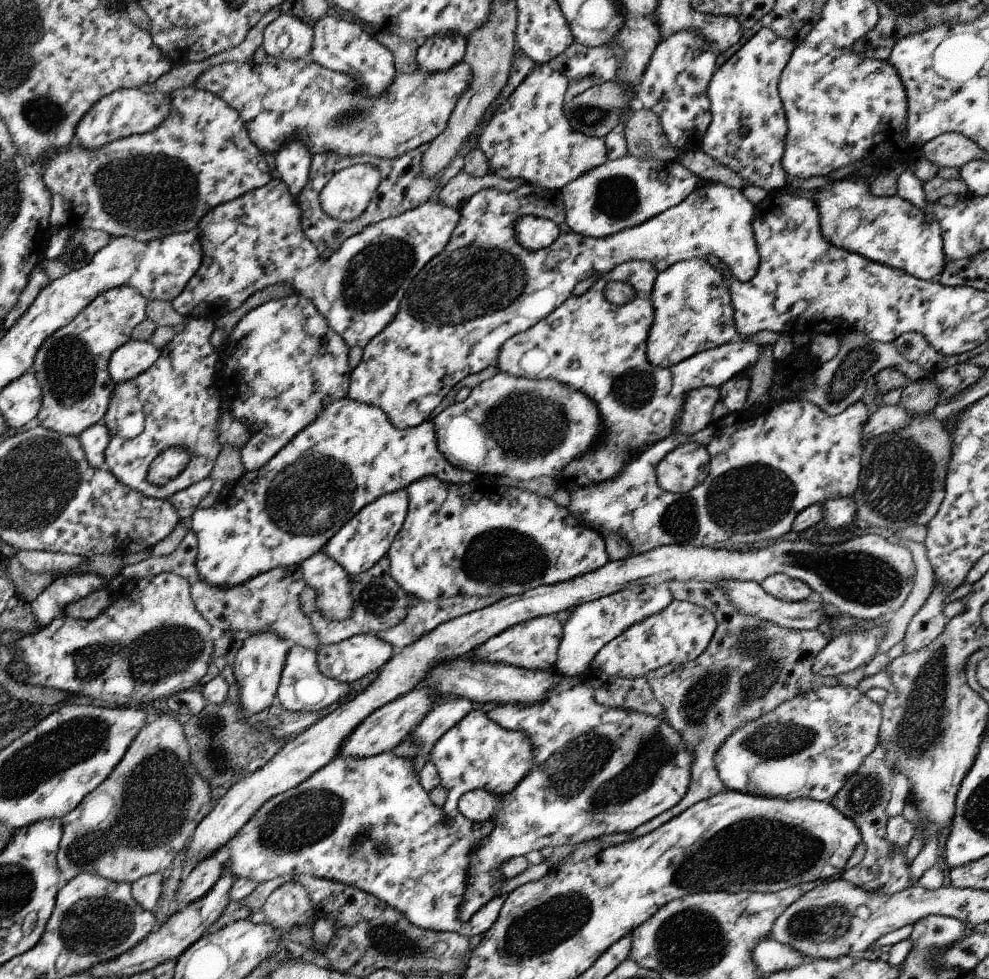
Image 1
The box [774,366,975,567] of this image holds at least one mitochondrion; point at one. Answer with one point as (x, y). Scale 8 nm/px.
(899, 484)

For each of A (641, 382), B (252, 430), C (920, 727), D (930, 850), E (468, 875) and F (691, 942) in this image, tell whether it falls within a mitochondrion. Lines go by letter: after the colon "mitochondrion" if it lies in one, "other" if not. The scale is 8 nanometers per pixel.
A: mitochondrion
B: other
C: mitochondrion
D: other
E: other
F: mitochondrion

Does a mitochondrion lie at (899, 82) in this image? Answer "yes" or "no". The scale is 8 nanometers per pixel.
no

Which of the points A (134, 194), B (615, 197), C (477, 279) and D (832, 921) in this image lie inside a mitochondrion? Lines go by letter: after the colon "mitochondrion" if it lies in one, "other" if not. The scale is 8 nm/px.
A: mitochondrion
B: mitochondrion
C: mitochondrion
D: mitochondrion

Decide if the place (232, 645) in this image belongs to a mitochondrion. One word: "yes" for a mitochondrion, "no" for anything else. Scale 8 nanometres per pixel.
no

